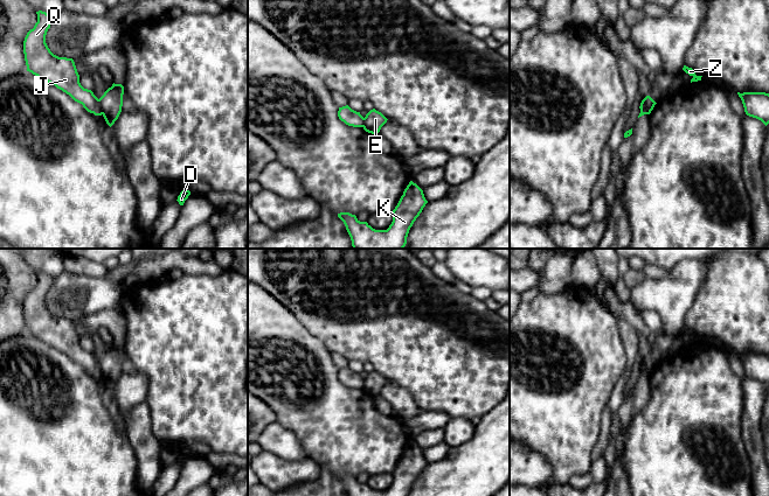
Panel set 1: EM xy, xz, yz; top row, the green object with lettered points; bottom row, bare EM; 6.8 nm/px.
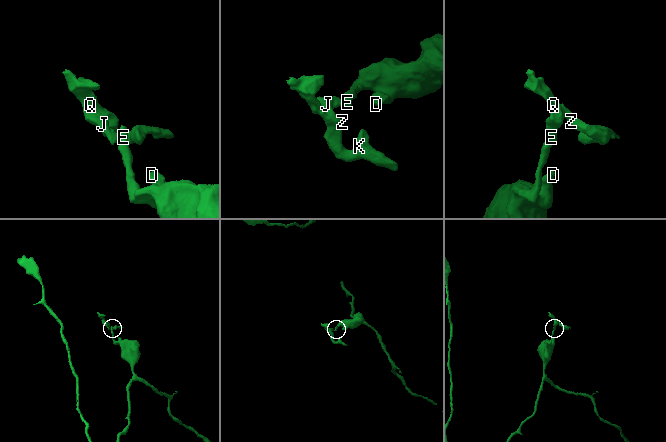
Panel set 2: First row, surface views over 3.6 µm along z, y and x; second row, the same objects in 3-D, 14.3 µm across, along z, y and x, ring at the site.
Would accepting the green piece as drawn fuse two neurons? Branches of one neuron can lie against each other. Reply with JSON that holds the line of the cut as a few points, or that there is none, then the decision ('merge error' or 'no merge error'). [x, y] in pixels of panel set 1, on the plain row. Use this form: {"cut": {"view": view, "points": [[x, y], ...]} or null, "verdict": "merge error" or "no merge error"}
{"cut": {"view": "xy", "points": [[97, 361], [103, 375]]}, "verdict": "merge error"}

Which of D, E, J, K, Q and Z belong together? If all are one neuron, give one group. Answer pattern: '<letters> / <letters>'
D E / J K Q Z

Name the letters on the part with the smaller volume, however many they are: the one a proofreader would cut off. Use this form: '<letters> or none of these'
J, K, Q, Z

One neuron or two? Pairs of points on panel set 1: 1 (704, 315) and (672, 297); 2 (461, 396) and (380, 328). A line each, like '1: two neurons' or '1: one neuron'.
1: two neurons
2: one neuron

